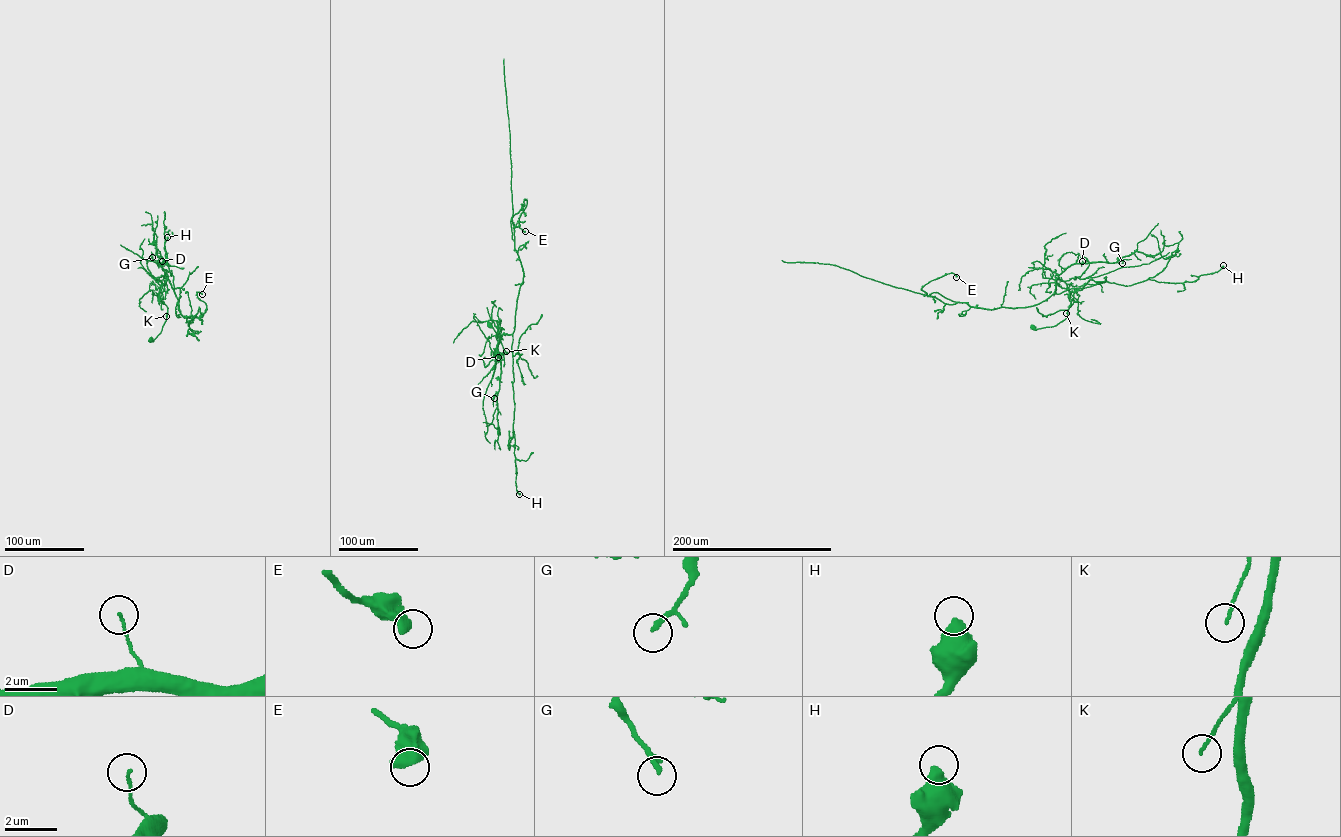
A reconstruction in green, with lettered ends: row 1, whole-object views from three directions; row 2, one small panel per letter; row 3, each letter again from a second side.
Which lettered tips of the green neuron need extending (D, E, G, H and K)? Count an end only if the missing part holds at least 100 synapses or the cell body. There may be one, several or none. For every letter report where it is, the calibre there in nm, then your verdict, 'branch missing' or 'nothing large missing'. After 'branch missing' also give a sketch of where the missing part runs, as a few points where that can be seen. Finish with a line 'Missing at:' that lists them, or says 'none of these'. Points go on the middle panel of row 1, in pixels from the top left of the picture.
D: (498, 357) | 90 nm | nothing large missing
E: (525, 231) | 550 nm | nothing large missing
G: (494, 398) | 190 nm | nothing large missing
H: (519, 494) | 550 nm | nothing large missing
K: (506, 351) | 100 nm | nothing large missing
Missing at: none of these

